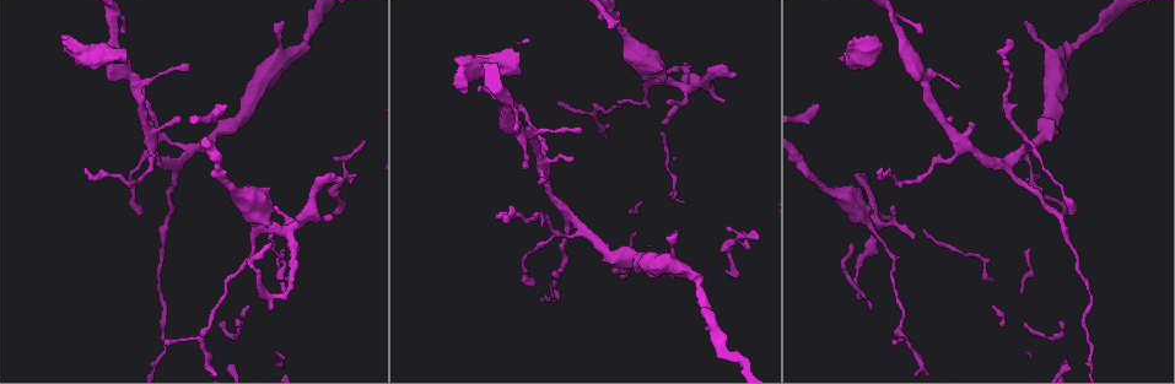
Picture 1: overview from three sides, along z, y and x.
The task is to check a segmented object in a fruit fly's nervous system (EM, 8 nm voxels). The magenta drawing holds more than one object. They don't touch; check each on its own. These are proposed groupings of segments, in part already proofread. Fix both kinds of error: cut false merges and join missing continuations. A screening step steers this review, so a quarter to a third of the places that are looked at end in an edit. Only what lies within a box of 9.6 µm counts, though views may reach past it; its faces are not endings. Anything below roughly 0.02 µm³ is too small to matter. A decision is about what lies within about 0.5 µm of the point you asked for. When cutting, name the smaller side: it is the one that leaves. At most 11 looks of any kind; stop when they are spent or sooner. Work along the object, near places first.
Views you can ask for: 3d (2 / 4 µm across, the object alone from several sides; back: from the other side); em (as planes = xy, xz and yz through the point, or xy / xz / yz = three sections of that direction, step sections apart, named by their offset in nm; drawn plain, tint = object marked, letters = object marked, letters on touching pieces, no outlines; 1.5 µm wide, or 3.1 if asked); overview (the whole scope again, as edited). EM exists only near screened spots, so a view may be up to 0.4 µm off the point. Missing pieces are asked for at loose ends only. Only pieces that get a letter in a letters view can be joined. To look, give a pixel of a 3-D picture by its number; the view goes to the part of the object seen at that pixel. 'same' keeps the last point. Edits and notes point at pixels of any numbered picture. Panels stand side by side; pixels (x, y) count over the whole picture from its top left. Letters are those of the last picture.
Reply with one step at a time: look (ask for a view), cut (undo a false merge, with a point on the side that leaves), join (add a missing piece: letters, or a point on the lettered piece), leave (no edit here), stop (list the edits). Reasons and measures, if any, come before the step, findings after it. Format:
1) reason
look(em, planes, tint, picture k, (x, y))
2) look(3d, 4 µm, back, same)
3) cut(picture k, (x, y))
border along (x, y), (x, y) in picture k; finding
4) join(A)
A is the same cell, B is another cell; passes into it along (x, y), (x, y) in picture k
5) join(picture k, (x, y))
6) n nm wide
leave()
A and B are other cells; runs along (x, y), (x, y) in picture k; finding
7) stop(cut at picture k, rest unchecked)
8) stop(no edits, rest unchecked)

end of a long branch
look(em, planes, tint, picture 1, (270, 244))

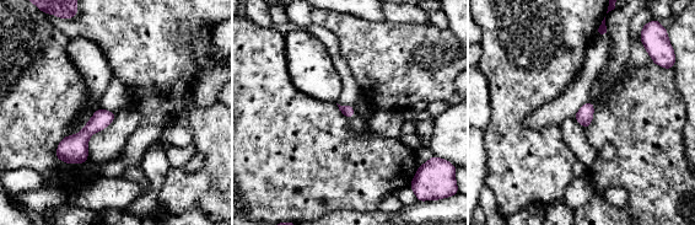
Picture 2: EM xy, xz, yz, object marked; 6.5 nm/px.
what lies round it
look(em, planes, letters, same)

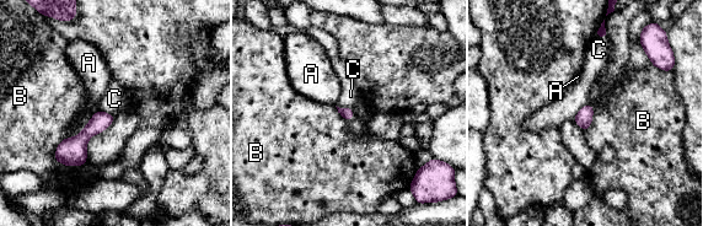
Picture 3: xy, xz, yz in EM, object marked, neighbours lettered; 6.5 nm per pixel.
leave()
A, B and C are other cells; border along (588, 103), (573, 118) in picture 3; none of them fits

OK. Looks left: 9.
branch stops here
look(em, xz, step 8, letters, picture 1, (343, 180))

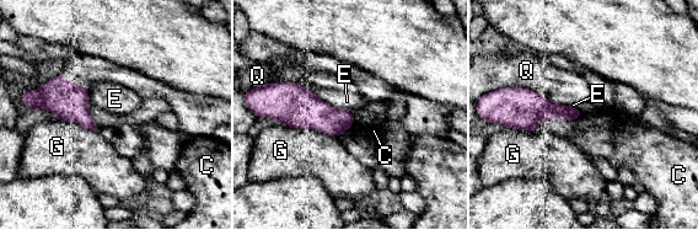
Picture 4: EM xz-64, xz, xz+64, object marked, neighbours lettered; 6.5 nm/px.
look(em, planes, letters, same)

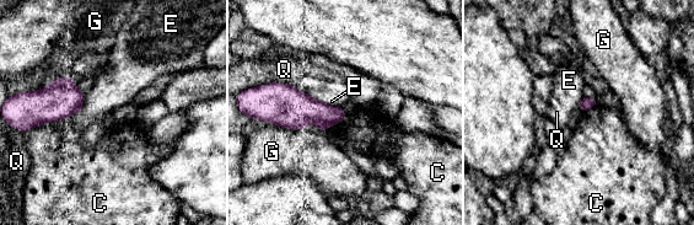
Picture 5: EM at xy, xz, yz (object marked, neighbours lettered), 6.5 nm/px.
Q touches over 300 nm
leave()
C, E, G and Q are other cells; border along (346, 114), (322, 132) in picture 5; none of them fits

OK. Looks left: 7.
stops while still wide
look(3d, 2 µm, picture 1, (129, 56))

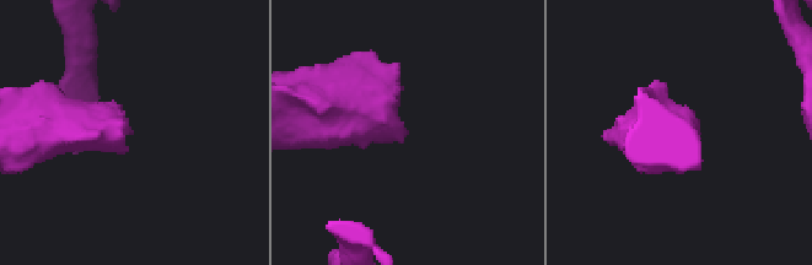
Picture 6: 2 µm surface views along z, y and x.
look(em, yz, step 4, tint, picture 6, (402, 141))

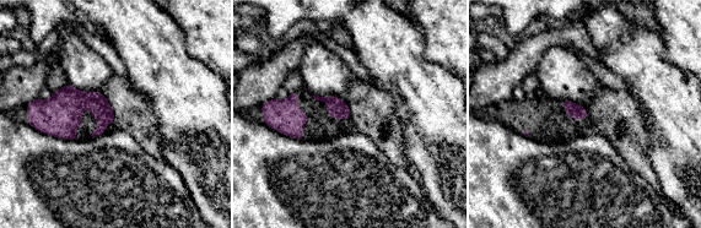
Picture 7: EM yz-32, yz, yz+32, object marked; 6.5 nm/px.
look(em, planes, letters, same)

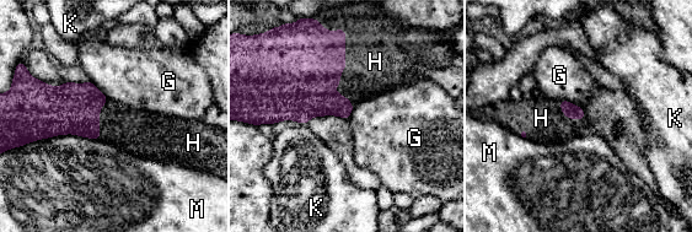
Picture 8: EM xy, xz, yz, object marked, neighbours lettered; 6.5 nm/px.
join(H)
H is the same cell, G, K and M are other cells; the cell continues

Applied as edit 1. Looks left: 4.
end of a long branch
look(3d, 2 µm, picture 1, (455, 85))

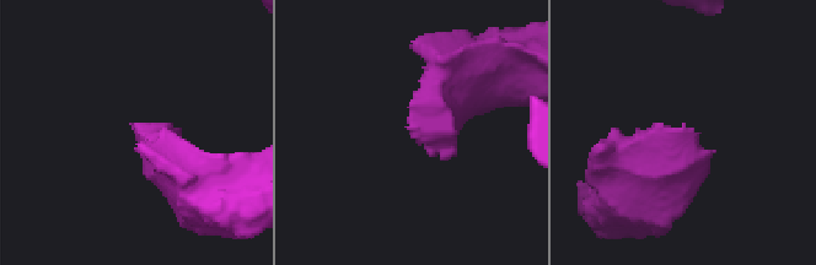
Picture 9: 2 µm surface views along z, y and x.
look(em, yz, step 8, tint, picture 9, (409, 128))

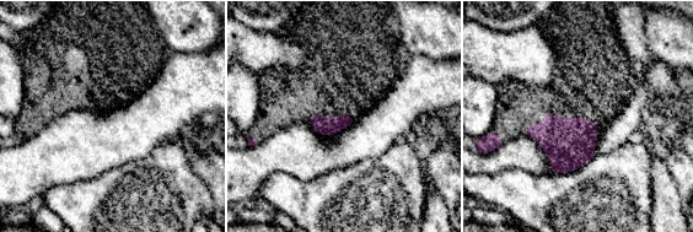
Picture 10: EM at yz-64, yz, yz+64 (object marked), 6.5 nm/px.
look(em, planes, letters, same)

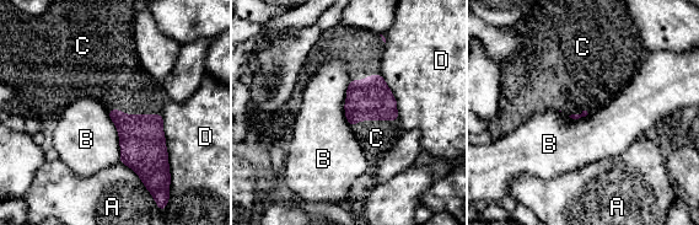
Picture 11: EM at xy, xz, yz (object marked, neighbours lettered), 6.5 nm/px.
join(C)
C is the same cell, A, B and D are other cells; the cell continues

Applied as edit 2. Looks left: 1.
stop(join at picture 8, join at picture 11, rest unchecked)

